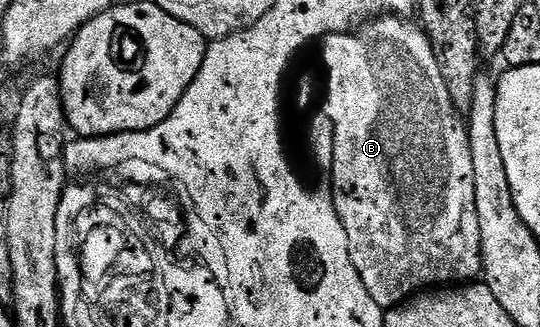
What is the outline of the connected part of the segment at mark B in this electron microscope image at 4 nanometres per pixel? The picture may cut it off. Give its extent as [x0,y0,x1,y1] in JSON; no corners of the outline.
[323,17,473,311]

